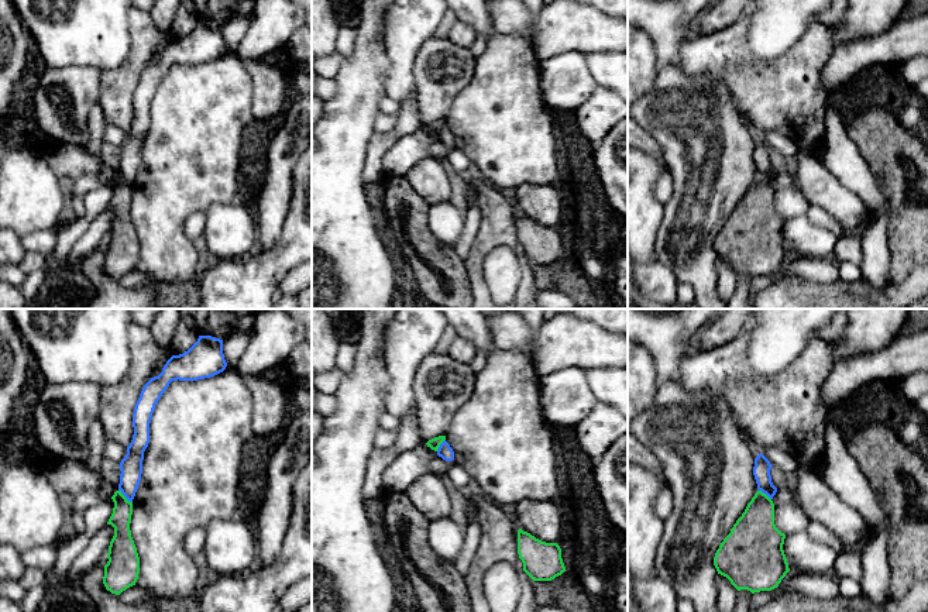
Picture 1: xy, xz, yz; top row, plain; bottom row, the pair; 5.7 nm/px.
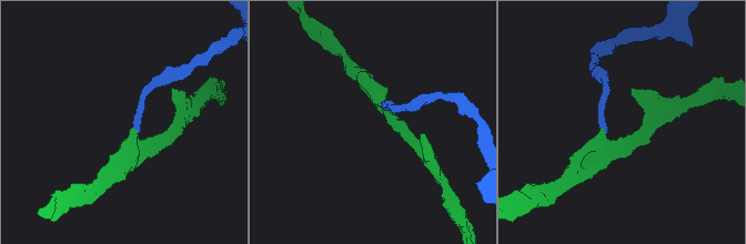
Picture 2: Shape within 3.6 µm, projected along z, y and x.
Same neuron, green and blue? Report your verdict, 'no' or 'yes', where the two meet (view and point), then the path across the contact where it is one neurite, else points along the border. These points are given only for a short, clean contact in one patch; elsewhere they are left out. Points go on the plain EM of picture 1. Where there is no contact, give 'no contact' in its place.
no; contact xy (124, 181); border xy (119, 174), (131, 186)

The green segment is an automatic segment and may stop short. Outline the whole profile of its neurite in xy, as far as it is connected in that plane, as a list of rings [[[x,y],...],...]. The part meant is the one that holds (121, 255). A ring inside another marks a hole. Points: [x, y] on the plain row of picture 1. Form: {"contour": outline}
{"contour": [[[116,175],[111,183],[114,192],[107,209],[114,212],[114,220],[109,230],[103,268],[111,278],[120,279],[135,269],[140,258],[140,241],[130,214],[133,186],[121,175]]]}

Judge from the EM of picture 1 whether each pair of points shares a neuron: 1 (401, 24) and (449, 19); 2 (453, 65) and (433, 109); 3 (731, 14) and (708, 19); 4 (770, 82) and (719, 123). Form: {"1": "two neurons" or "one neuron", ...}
{"1": "two neurons", "2": "one neuron", "3": "one neuron", "4": "two neurons"}

